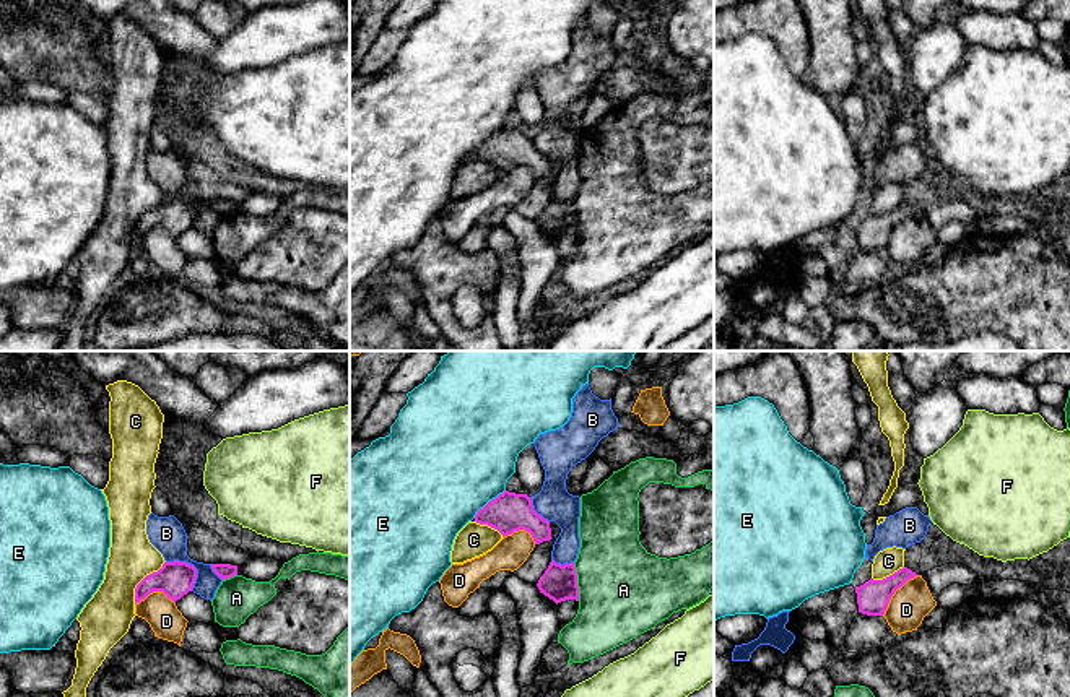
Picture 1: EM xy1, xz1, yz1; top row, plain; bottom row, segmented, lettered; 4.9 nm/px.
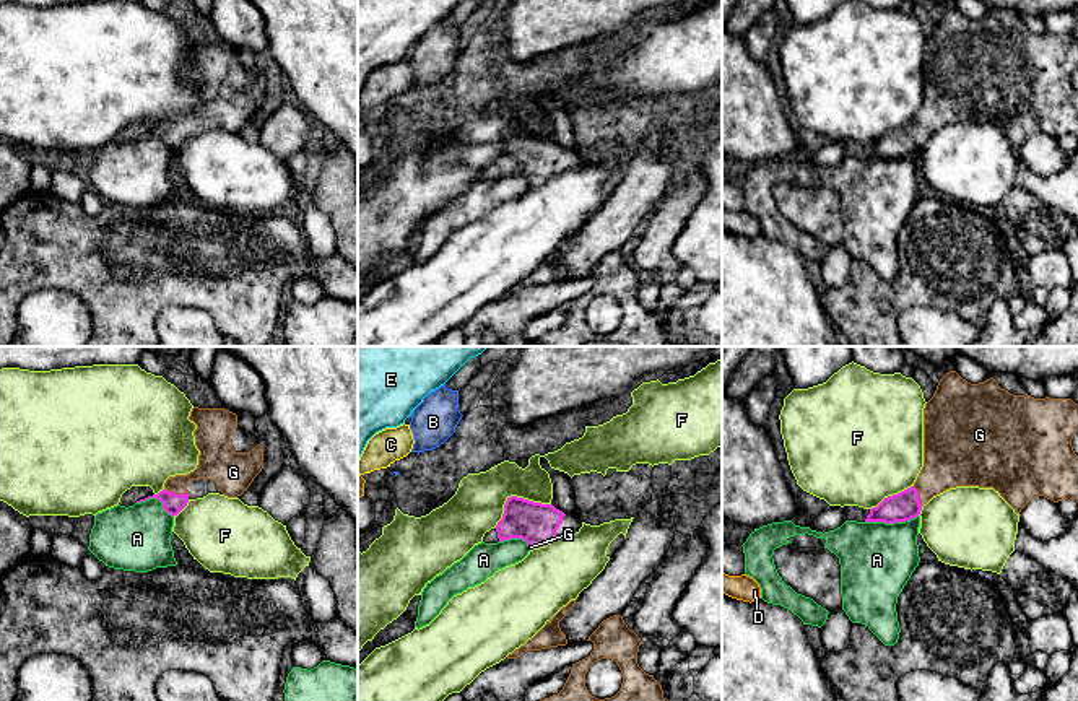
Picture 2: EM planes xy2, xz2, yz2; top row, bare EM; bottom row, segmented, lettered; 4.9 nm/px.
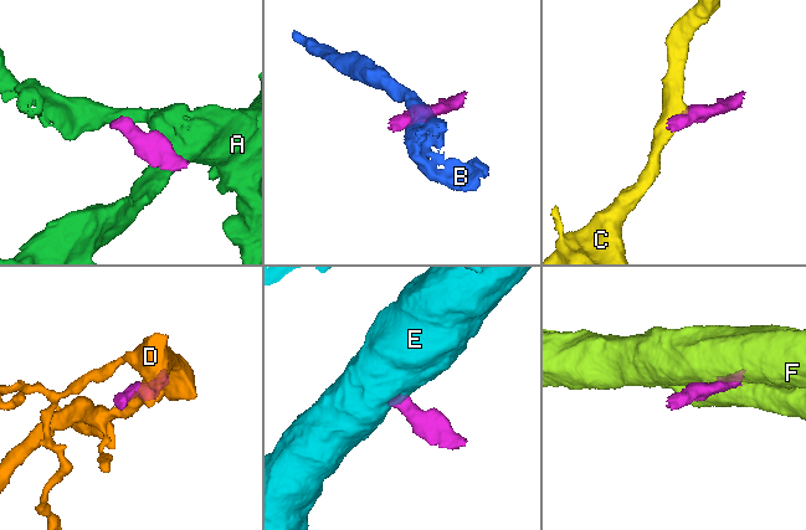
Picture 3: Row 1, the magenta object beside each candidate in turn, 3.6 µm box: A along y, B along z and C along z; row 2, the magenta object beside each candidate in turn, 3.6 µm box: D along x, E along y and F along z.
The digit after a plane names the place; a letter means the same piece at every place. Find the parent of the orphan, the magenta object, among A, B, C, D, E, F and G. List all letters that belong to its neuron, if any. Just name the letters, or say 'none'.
G

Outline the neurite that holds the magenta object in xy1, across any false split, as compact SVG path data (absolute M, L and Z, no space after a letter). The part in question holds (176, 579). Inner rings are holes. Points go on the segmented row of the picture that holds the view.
M164 562L158 572L146 575L135 588L135 604L153 591L163 591L174 603L192 591L197 569L187 562Z

